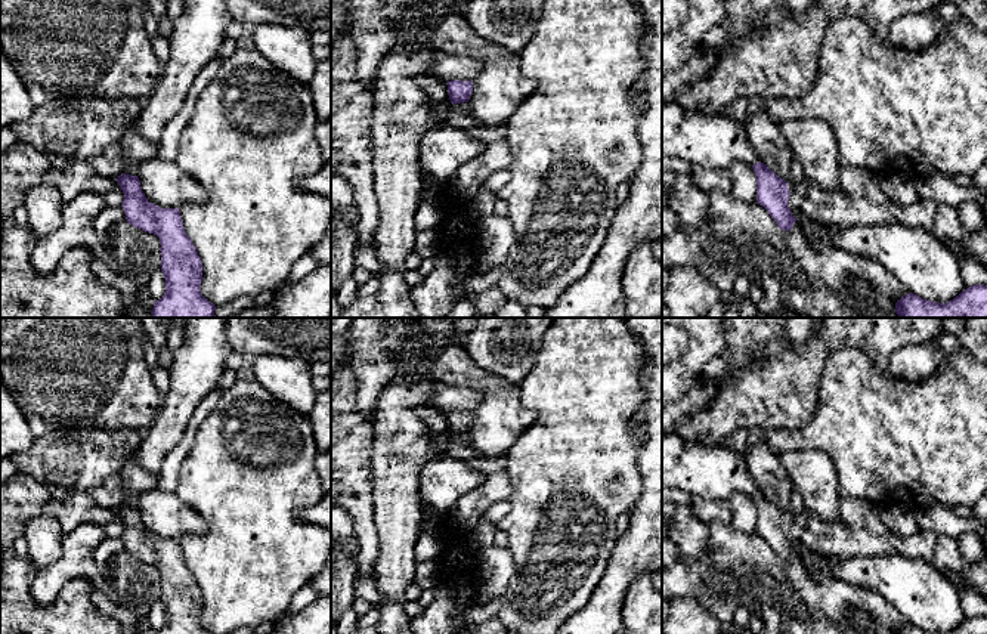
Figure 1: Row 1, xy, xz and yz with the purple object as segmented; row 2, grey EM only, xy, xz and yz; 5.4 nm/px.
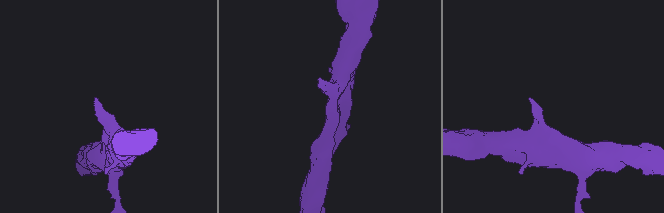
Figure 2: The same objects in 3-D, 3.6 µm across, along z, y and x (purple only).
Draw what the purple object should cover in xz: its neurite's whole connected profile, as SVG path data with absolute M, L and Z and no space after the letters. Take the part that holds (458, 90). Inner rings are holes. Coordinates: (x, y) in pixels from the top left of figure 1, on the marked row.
M452 80L448 81L448 93L452 103L452 109L460 114L471 114L471 108L468 105L471 92L473 92L473 81L461 81Z

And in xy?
M134 126L123 139L123 173L117 182L124 194L126 220L154 234L161 244L165 293L154 303L152 318L216 318L216 306L201 294L202 263L186 235L179 208L161 208L146 200L137 177L139 166L157 157L158 143L143 137Z

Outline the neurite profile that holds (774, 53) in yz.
M724 0L725 18L721 22L731 37L731 46L717 50L717 62L711 74L694 86L681 87L672 103L706 114L723 112L737 98L801 98L811 90L819 68L819 55L827 27L844 16L860 16L881 40L888 40L892 21L907 13L918 13L937 6L941 0L810 0L802 13L790 13L786 0Z

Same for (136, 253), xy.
M127 220L115 223L105 245L114 256L115 270L132 279L140 291L151 275L161 269L161 244L154 234L132 226Z

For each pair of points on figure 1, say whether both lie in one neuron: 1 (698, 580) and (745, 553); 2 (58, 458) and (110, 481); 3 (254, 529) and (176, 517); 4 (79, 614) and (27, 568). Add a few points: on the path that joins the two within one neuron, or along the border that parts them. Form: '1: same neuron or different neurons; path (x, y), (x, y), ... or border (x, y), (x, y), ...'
1: same neuron; path (709, 580), (718, 580), (733, 565)
2: same neuron; path (71, 466), (90, 466), (96, 472)
3: different neurons; border (180, 497), (204, 520), (204, 534)
4: same neuron; path (58, 614), (39, 614), (24, 599), (24, 588)

